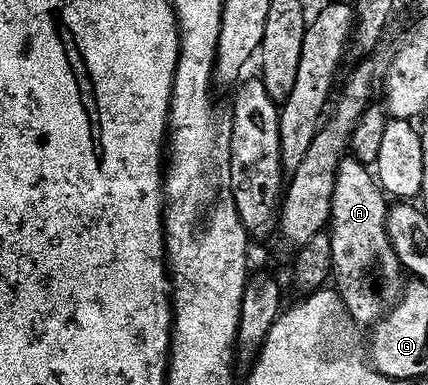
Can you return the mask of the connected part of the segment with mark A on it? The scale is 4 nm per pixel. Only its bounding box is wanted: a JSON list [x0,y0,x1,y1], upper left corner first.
[328,158,404,326]

